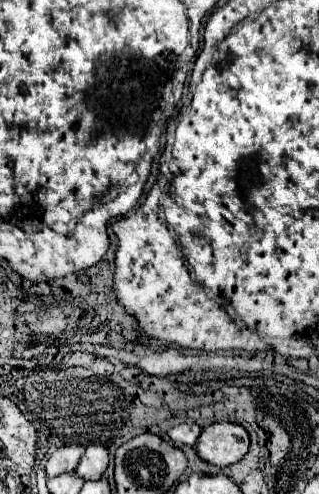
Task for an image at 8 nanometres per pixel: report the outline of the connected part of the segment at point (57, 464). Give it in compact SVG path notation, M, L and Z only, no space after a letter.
M65 445L59 447L47 461L45 473L47 477L57 477L61 473L73 473L77 469L77 461L81 461L81 453L85 449L81 445Z

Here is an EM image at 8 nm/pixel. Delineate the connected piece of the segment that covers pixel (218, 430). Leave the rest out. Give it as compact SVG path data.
M213 423L201 431L195 445L197 455L217 467L229 467L243 459L249 449L249 435L235 423Z

